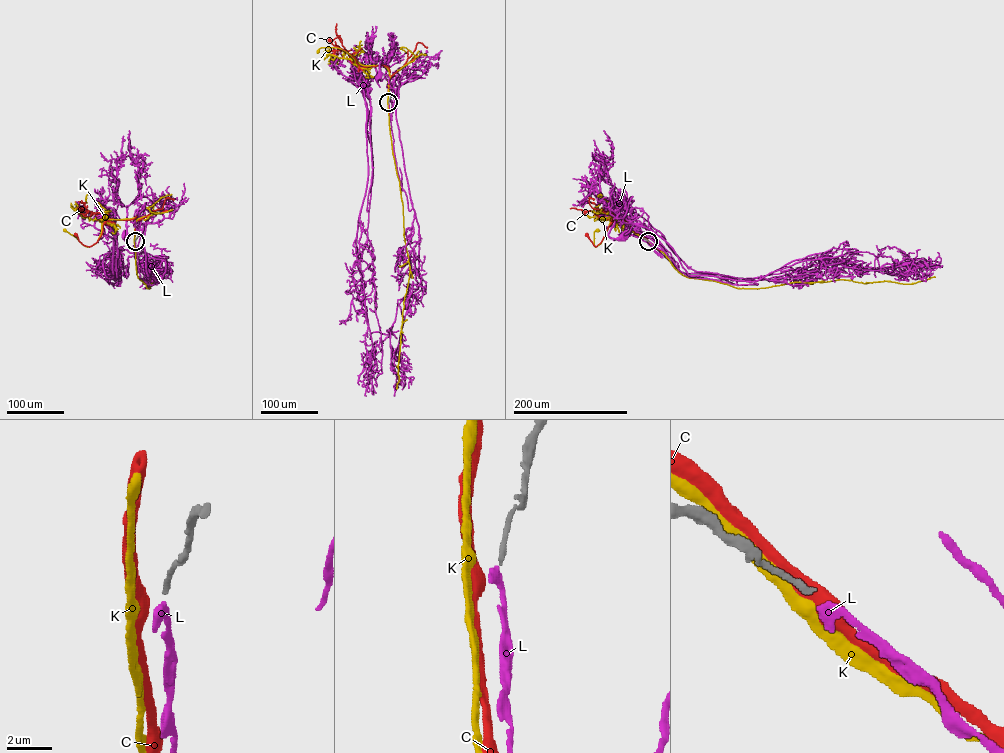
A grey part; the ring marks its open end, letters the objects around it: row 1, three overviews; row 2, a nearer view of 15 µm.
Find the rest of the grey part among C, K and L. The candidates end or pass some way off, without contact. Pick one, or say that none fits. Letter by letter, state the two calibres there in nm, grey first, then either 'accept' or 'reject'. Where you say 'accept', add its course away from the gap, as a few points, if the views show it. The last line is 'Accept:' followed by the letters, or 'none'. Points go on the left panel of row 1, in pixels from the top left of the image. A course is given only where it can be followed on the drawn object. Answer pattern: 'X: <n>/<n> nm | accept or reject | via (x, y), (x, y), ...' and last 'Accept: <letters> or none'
C: 280/550 nm | reject
K: 280/480 nm | reject
L: 280/320 nm | accept | via (135, 241), (139, 277), (156, 284), (146, 272), (142, 233), (163, 216), (146, 197), (128, 206), (125, 237)
Accept: L

